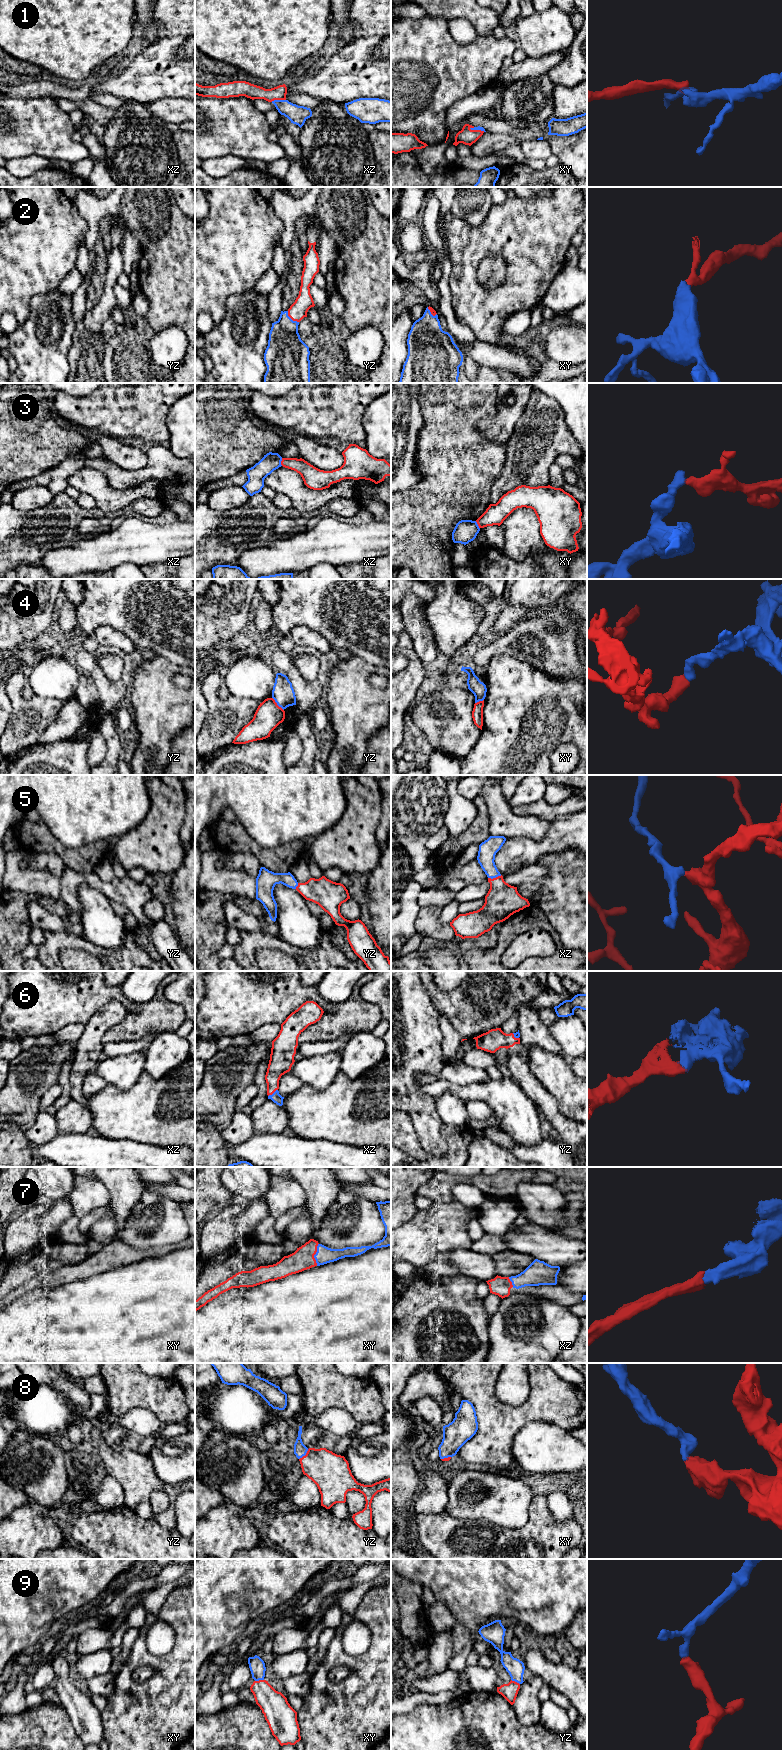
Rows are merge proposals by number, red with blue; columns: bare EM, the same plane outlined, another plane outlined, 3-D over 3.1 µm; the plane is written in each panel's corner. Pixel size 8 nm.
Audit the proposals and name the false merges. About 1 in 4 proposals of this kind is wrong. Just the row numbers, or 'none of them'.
3, 4

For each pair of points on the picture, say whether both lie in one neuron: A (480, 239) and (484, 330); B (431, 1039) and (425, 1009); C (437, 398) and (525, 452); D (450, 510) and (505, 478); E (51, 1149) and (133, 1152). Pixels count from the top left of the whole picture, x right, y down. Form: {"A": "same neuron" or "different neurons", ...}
{"A": "same neuron", "B": "same neuron", "C": "different neurons", "D": "different neurons", "E": "same neuron"}

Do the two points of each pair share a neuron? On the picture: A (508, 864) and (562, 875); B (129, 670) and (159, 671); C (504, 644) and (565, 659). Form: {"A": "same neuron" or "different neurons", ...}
{"A": "different neurons", "B": "different neurons", "C": "same neuron"}

